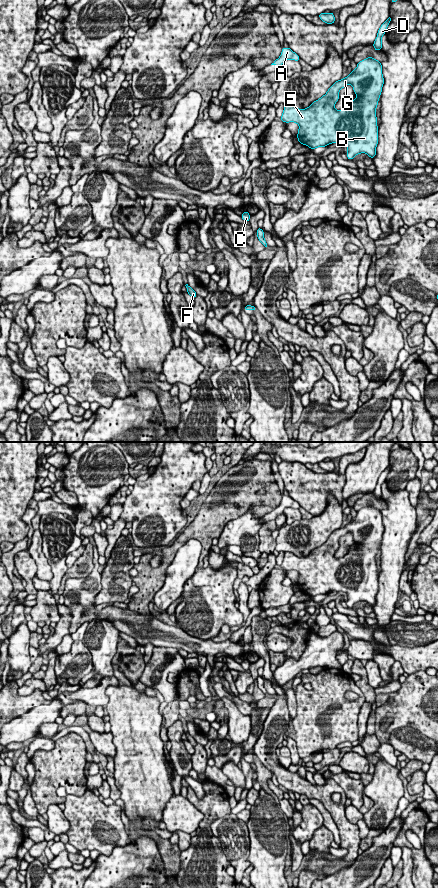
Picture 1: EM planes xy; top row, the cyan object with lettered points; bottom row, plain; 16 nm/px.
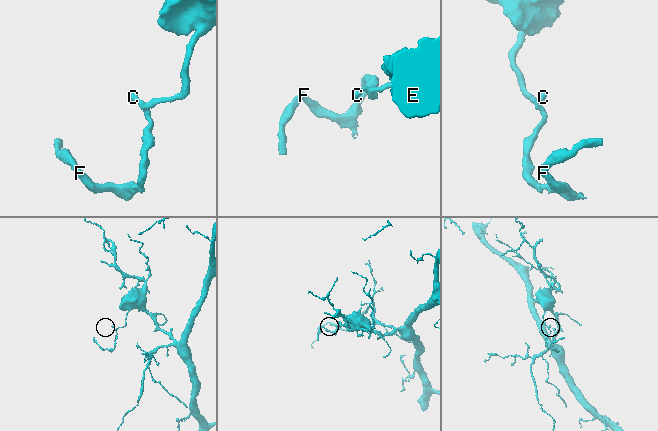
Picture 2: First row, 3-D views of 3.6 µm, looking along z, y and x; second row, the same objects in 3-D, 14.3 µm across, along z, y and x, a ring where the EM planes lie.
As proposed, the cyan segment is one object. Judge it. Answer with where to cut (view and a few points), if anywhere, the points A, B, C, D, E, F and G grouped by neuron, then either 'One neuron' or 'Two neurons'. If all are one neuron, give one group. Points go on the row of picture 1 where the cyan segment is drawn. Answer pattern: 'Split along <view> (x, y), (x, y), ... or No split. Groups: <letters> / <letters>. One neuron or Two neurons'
Split along xy (252, 306), (253, 309). Groups: A B C D E G / F. Two neurons

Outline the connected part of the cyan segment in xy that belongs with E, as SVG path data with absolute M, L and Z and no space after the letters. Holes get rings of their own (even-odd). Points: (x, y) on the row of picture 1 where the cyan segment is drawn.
M368 56L367 59L357 63L356 69L344 79L336 81L328 89L327 93L318 100L314 101L306 109L298 109L292 104L285 104L281 121L289 123L295 122L299 125L298 142L307 145L310 149L317 147L326 147L331 143L345 144L347 146L347 158L353 160L353 157L366 153L372 159L376 155L378 144L378 126L376 117L376 107L380 98L384 78L382 74L381 63ZM351 84L357 96L356 99L342 110L334 108L339 100L339 91Z

